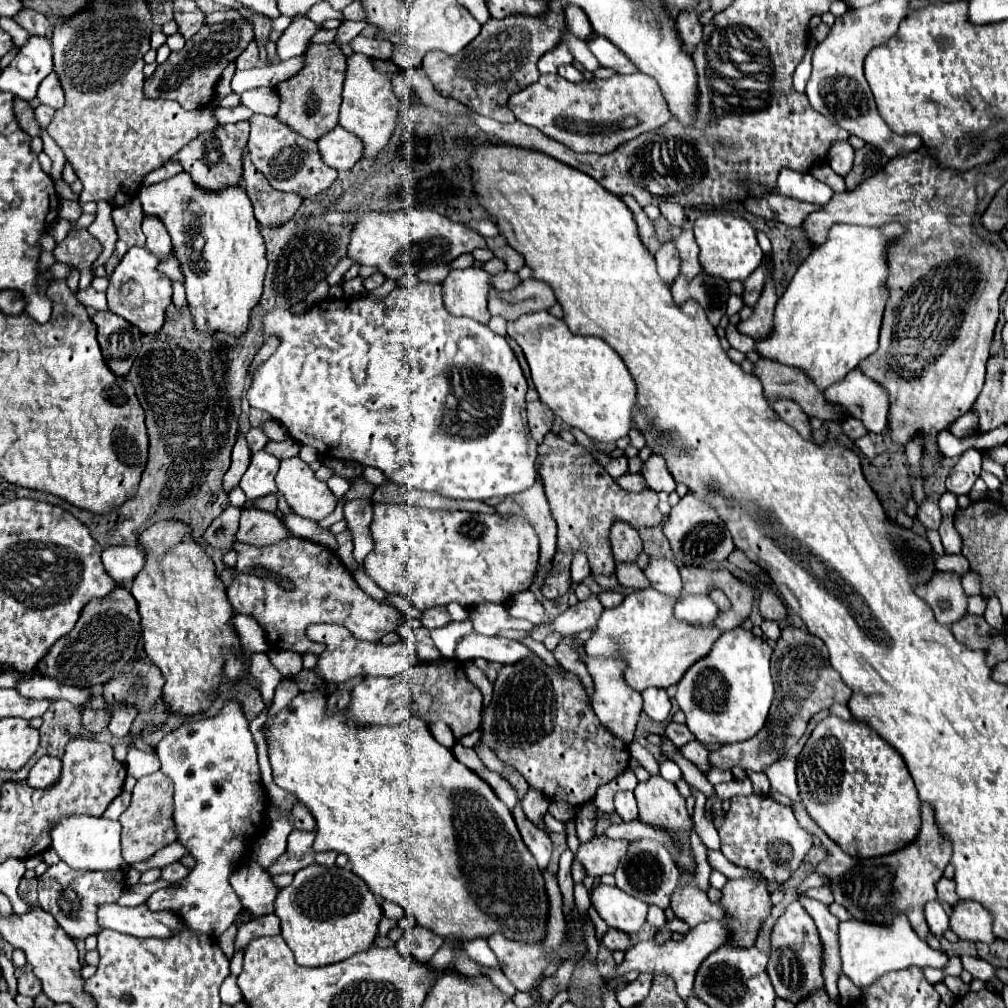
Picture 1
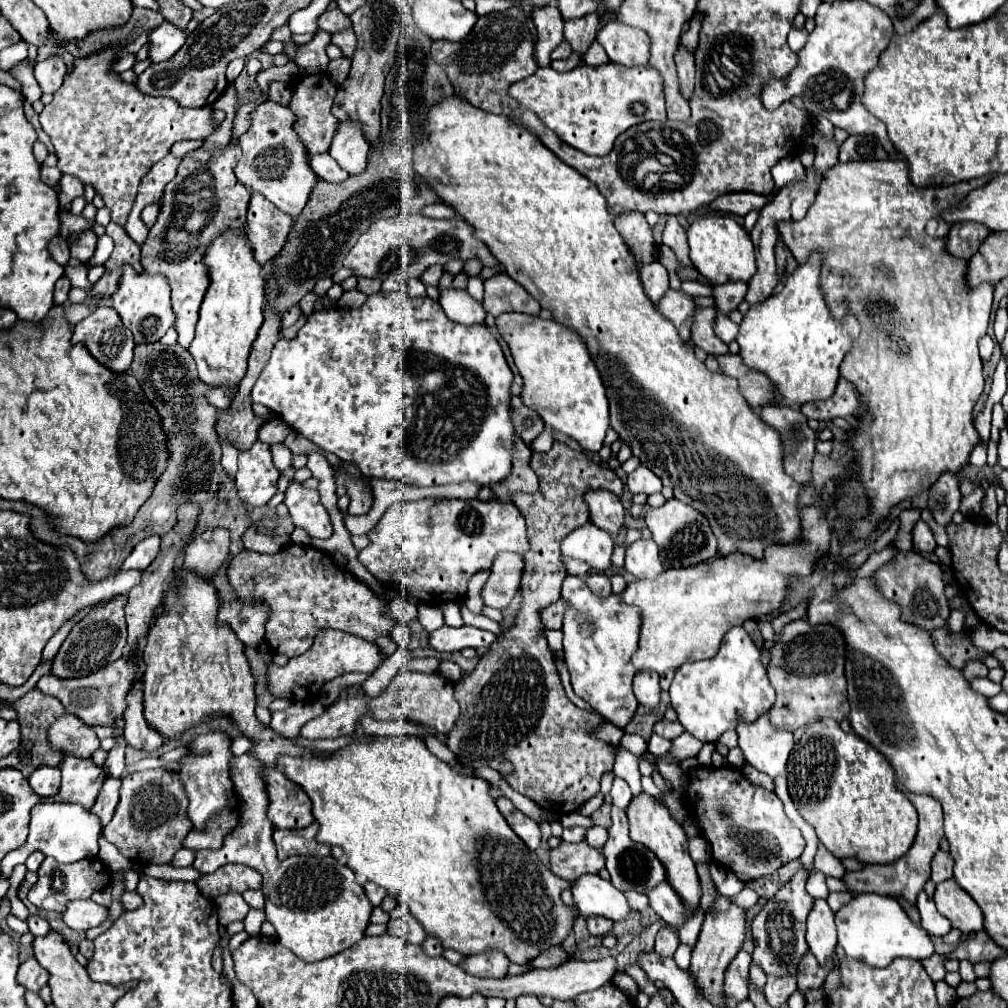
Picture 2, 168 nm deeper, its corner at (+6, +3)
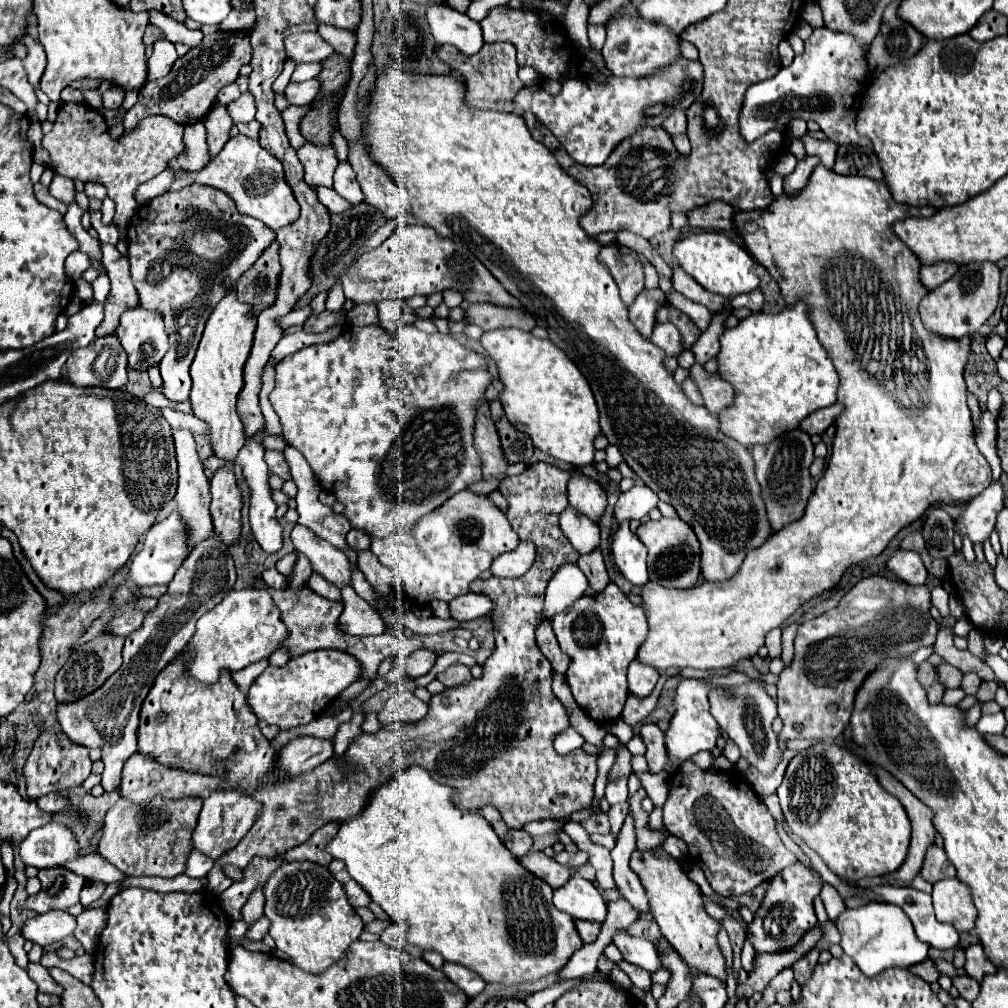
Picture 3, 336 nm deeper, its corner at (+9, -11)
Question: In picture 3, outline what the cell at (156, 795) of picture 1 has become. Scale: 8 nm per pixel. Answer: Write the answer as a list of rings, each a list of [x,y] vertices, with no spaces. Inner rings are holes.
[[[119,798],[115,806],[105,816],[103,836],[99,840],[99,854],[109,860],[125,876],[161,876],[175,878],[183,874],[185,860],[191,846],[191,834],[197,826],[197,816],[201,812],[201,798],[181,798],[163,800],[155,798],[149,804],[133,804]],[[127,872],[151,872],[151,874],[127,874]]]

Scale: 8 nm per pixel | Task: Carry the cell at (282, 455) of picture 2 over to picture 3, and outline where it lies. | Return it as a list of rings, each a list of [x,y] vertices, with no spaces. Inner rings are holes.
[[[267,450],[265,452],[265,462],[269,466],[269,472],[281,476],[283,480],[291,478],[291,468],[289,468],[283,452],[279,452],[279,450]]]

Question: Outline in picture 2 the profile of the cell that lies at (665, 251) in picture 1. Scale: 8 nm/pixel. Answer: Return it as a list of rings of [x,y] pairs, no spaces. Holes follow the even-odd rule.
[[[654,260],[650,264],[644,264],[640,268],[640,278],[642,278],[642,286],[644,286],[644,292],[648,294],[648,298],[652,298],[652,302],[656,304],[664,294],[666,290],[670,288],[668,286],[668,272],[666,268]]]

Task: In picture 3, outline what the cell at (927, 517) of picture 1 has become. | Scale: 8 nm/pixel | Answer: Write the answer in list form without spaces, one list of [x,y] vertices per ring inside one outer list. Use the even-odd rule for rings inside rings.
[[[911,550],[895,552],[889,558],[887,568],[891,568],[897,574],[897,578],[905,580],[907,584],[925,584],[927,580],[927,570],[921,562],[921,556]]]

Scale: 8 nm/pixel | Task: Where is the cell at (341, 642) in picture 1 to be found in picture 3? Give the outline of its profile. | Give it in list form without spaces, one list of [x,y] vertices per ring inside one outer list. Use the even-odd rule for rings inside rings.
[[[313,650],[305,652],[297,658],[291,658],[285,666],[267,666],[263,674],[259,674],[247,694],[247,704],[253,714],[277,726],[279,730],[291,730],[297,726],[305,726],[311,722],[311,716],[321,714],[329,702],[333,702],[349,684],[353,684],[359,676],[359,664],[353,656],[337,650]]]

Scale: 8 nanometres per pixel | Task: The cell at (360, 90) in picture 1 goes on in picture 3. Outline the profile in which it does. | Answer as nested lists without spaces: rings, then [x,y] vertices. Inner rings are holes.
[[[341,162],[335,170],[335,192],[351,204],[359,204],[363,200],[363,192],[355,180],[355,172],[349,162]]]

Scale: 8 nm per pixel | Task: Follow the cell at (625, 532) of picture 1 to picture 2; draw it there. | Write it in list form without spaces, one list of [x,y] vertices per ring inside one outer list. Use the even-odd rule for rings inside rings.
[[[590,490],[586,492],[584,500],[590,506],[590,514],[592,514],[592,522],[612,534],[612,538],[616,538],[620,534],[620,530],[624,528],[624,508],[620,504],[620,498],[606,492],[606,490]]]

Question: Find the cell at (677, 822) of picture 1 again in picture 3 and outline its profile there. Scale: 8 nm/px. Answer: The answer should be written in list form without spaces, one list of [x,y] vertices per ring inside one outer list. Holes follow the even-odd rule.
[[[657,848],[655,852],[635,850],[631,854],[631,868],[639,874],[641,884],[645,886],[645,892],[649,896],[651,914],[657,920],[661,934],[683,956],[687,966],[691,970],[699,970],[703,974],[715,976],[725,982],[727,980],[727,964],[725,964],[725,956],[723,956],[719,942],[717,942],[721,922],[713,920],[705,912],[699,886],[695,882],[691,882],[687,878],[687,874],[681,870],[679,862],[675,858],[671,858],[667,852],[663,852],[661,848]]]

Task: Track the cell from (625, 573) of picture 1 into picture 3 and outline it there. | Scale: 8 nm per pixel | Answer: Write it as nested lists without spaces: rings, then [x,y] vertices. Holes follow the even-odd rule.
[[[573,506],[559,516],[559,528],[579,554],[589,554],[599,544],[599,526],[581,516]]]

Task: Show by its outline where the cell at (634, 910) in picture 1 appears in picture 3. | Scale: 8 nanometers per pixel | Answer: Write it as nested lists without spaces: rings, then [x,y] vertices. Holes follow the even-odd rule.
[[[573,872],[567,884],[553,892],[553,904],[559,910],[579,920],[605,922],[605,916],[607,916],[607,906],[605,906],[603,896],[579,872]]]

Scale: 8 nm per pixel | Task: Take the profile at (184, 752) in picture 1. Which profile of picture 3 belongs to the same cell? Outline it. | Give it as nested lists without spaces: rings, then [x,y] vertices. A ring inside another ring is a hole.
[[[97,908],[97,910],[87,910],[79,916],[75,916],[77,928],[73,936],[81,942],[81,946],[87,950],[87,954],[93,954],[99,944],[99,936],[103,928],[107,926],[107,910]]]

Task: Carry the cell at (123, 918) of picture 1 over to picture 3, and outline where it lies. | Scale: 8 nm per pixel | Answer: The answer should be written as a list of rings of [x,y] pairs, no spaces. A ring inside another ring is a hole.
[[[63,910],[37,914],[29,920],[25,920],[25,924],[21,926],[23,938],[33,944],[39,944],[43,948],[73,934],[73,930],[75,930],[75,918]]]

